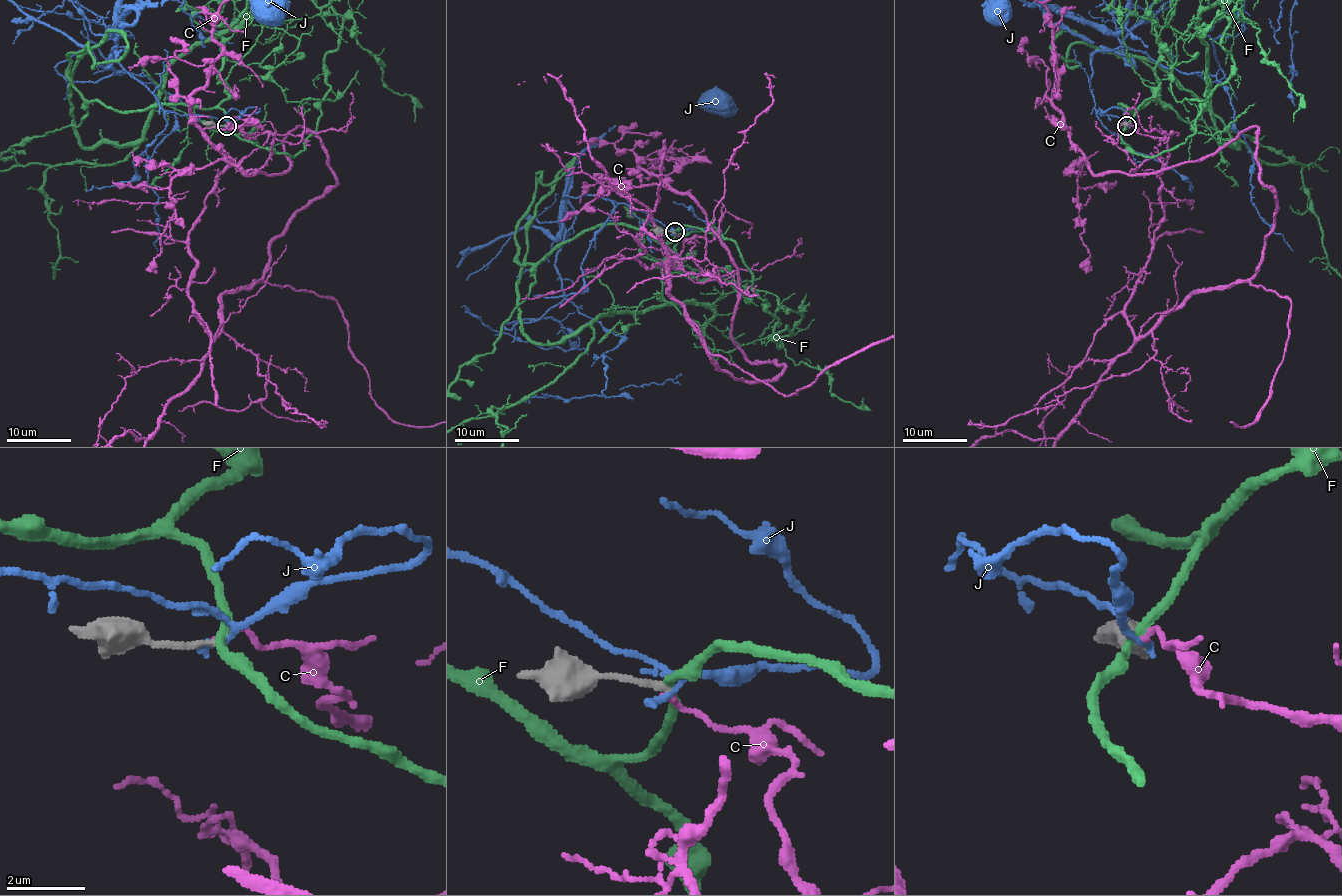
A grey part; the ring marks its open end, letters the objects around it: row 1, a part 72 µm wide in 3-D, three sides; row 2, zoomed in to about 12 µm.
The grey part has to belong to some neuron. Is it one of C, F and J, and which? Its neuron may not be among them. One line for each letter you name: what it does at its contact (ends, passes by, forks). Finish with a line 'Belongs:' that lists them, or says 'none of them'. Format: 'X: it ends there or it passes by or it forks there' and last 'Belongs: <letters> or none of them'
Belongs: none of them

